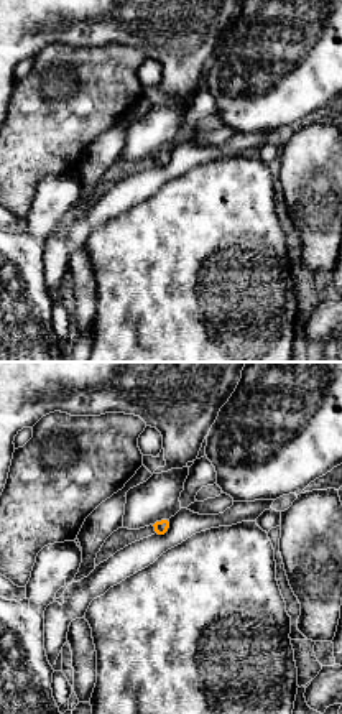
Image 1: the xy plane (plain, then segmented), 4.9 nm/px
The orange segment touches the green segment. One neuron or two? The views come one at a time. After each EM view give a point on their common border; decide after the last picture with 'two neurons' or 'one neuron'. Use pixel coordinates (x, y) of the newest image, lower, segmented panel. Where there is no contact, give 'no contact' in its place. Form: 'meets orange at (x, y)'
no contact

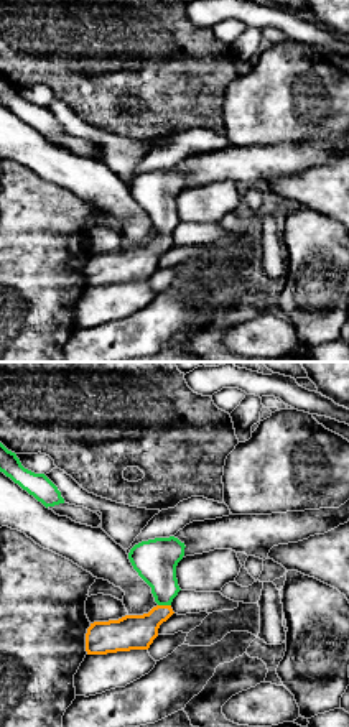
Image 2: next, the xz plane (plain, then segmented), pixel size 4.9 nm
meets orange at (165, 606)

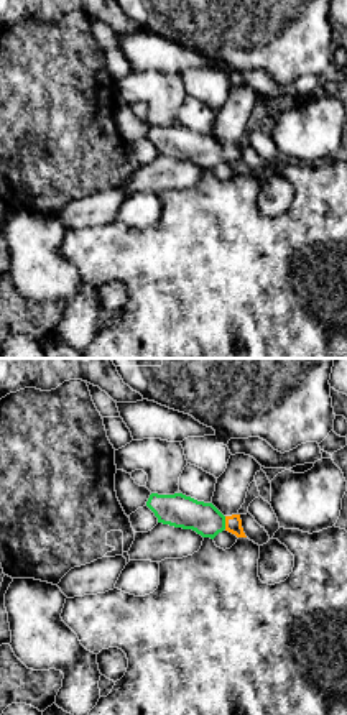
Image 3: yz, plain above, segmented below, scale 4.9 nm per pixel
meets orange at (226, 523)

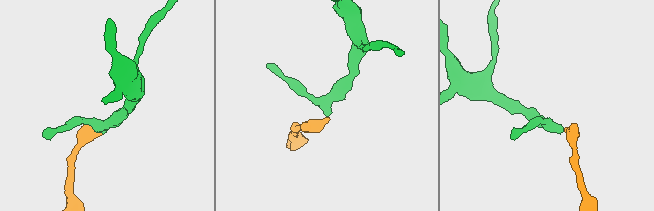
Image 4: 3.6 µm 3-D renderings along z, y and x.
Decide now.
one neuron

